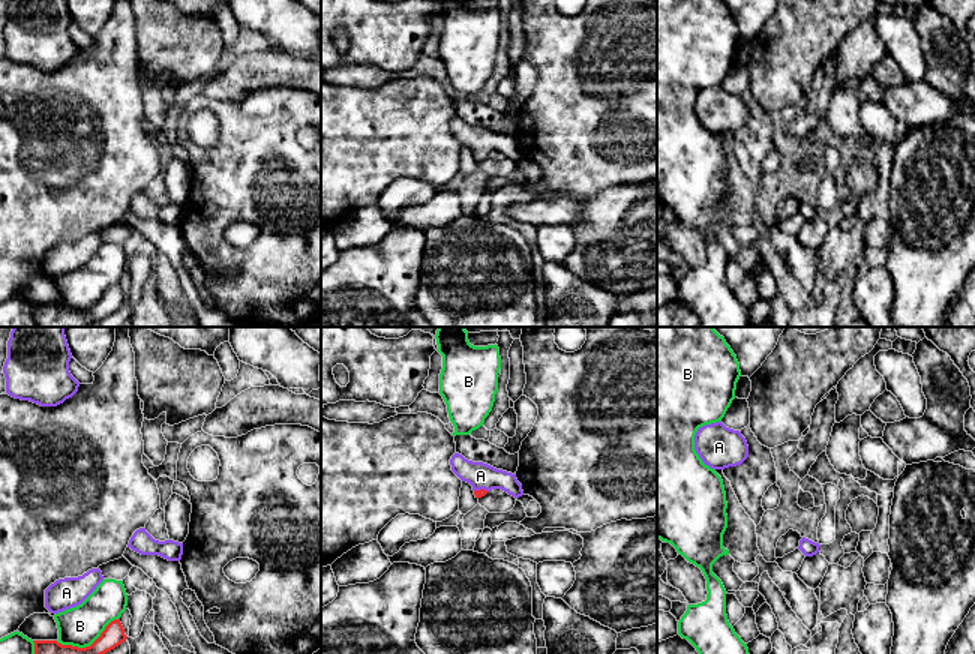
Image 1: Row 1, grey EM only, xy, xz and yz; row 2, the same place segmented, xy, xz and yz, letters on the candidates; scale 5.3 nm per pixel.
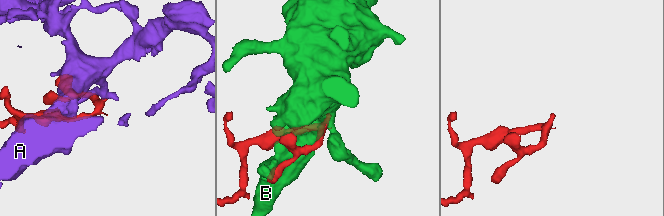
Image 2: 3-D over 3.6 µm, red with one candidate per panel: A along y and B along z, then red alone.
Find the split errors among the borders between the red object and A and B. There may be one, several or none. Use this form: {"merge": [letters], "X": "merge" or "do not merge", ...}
{"merge": ["A"], "A": "merge", "B": "do not merge"}

